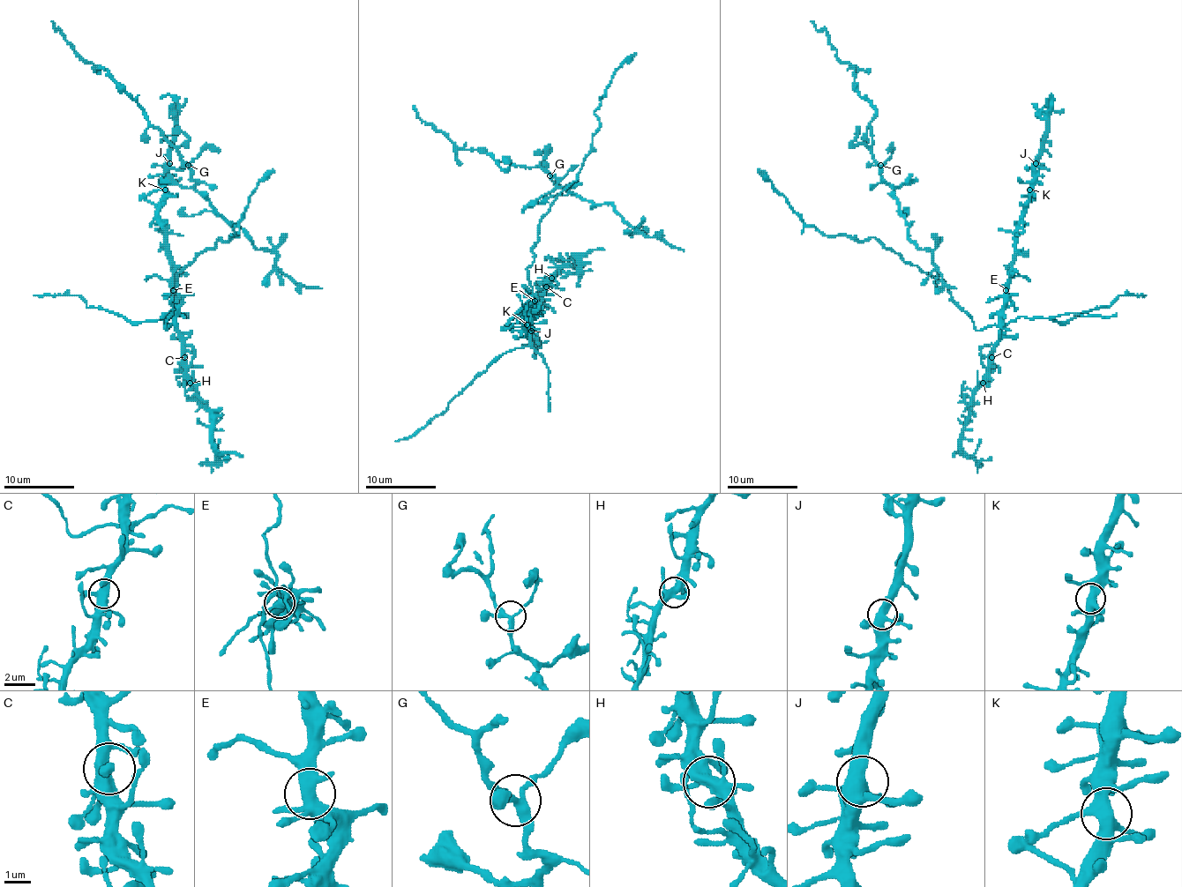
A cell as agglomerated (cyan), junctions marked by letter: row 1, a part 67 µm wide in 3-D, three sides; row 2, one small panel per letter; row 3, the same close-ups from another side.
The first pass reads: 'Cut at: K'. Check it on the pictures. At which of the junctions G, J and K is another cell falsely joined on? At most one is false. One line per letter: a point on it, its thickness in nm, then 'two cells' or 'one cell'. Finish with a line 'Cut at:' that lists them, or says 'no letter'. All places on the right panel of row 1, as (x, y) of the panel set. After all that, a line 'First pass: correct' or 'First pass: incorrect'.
G: place (880, 165); calibre 280 nm; one cell
J: place (1036, 163); calibre 440 nm; one cell
K: place (1029, 190); calibre 440 nm; one cell
Cut at: no letter
First pass: incorrect

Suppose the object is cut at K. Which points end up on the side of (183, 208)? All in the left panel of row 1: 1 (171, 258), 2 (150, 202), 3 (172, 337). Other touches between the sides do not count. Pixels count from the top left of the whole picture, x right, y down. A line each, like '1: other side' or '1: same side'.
1: other side
2: other side
3: other side

